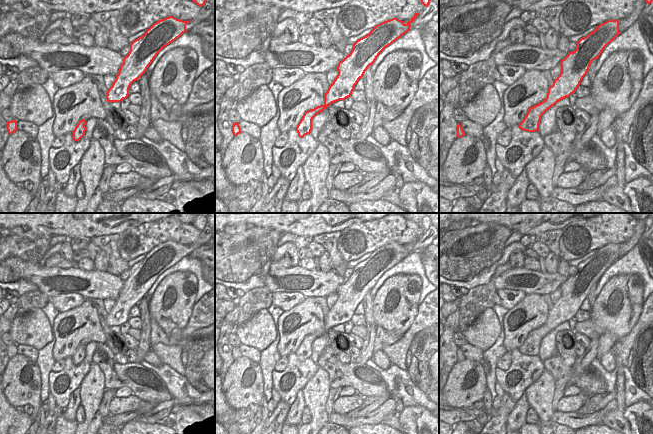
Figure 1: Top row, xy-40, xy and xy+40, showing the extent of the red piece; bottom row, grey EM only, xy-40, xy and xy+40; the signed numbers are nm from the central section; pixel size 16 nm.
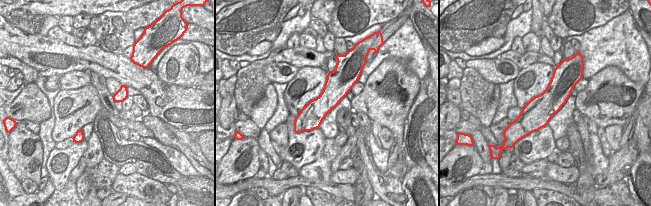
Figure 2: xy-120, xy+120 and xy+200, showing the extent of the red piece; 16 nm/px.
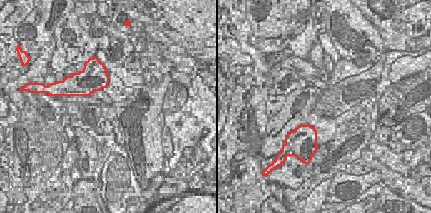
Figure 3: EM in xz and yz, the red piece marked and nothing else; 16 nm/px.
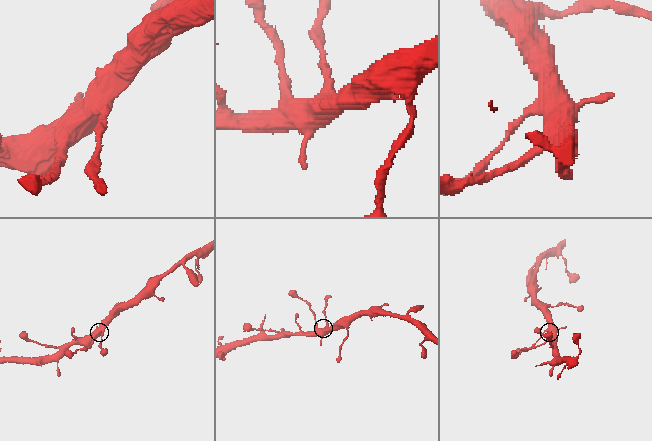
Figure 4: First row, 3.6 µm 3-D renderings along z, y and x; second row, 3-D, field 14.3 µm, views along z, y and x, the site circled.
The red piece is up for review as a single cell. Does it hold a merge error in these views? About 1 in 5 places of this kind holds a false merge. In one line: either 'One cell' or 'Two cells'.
One cell.

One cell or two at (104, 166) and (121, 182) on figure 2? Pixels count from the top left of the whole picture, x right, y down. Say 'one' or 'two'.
two

